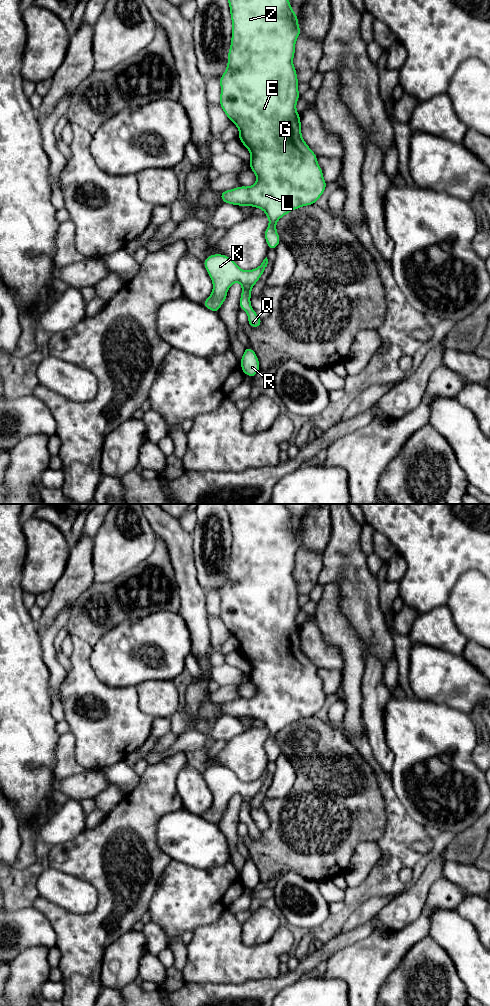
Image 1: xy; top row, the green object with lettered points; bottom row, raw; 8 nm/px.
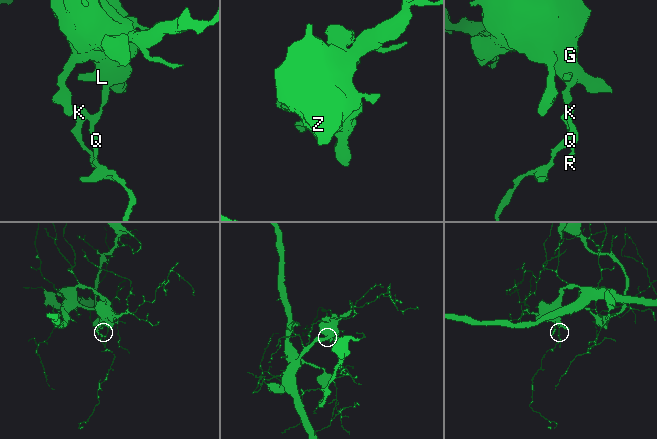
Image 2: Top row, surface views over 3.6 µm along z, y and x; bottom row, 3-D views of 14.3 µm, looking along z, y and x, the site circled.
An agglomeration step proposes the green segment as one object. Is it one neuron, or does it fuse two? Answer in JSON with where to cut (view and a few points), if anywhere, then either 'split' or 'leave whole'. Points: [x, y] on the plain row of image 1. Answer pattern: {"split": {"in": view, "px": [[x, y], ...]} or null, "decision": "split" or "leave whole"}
{"split": null, "decision": "leave whole"}

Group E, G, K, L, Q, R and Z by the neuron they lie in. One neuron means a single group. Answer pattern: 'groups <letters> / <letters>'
groups E G K L Q R Z

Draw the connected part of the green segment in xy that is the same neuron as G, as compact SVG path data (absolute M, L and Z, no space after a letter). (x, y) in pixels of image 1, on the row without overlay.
M225 504L225 508L229 514L230 527L232 532L232 549L231 557L228 563L228 576L224 586L220 589L219 594L221 597L220 604L220 619L225 624L226 628L234 635L239 641L239 652L248 660L251 670L249 674L249 680L256 686L257 693L250 699L238 698L231 702L220 704L220 710L224 715L233 716L236 718L252 718L262 721L266 728L269 730L269 737L264 744L268 762L276 761L281 751L276 742L277 733L285 728L287 725L294 723L297 720L314 717L317 712L324 705L327 695L323 690L322 680L318 677L317 667L310 661L302 650L301 645L301 633L300 626L296 623L296 615L300 610L298 604L298 596L296 581L293 577L293 569L295 567L295 555L299 547L301 546L300 539L298 537L298 529L294 522L290 518L290 513L285 504Z

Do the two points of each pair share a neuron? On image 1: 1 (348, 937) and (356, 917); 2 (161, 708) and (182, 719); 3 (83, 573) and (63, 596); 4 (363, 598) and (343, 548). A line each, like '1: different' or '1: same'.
1: different
2: different
3: same
4: same

